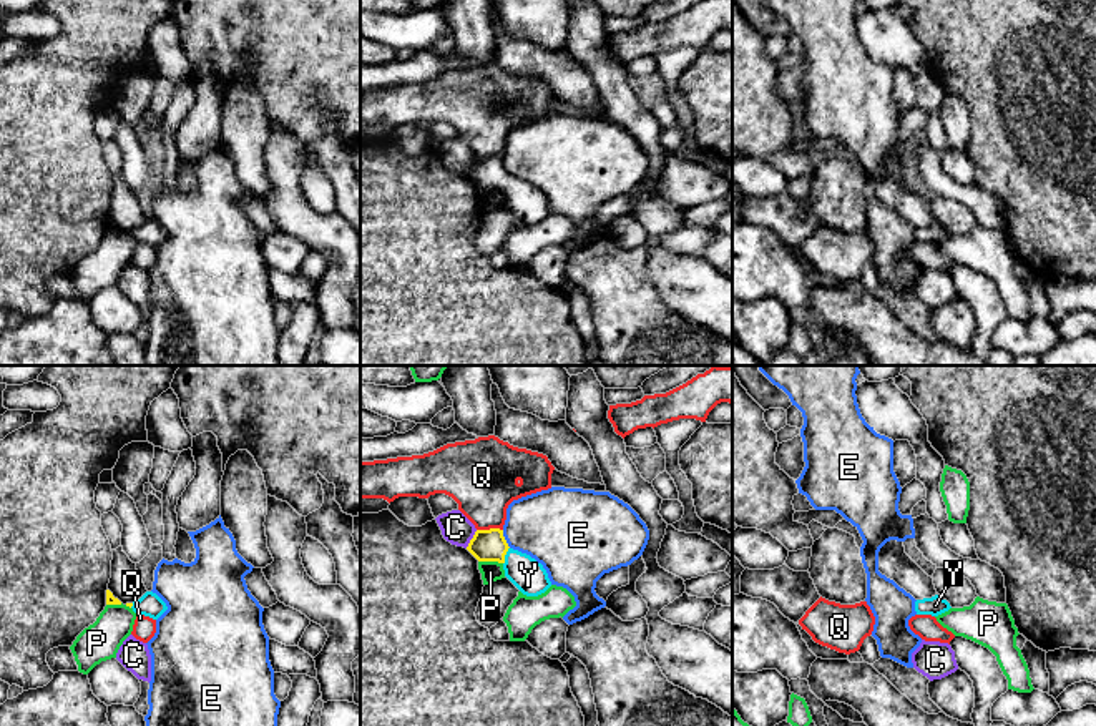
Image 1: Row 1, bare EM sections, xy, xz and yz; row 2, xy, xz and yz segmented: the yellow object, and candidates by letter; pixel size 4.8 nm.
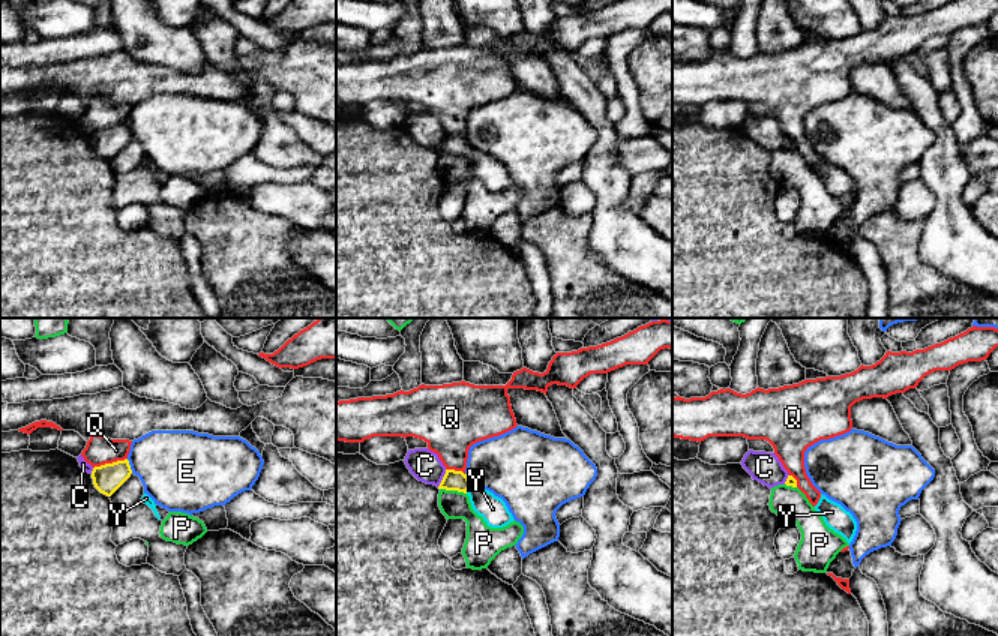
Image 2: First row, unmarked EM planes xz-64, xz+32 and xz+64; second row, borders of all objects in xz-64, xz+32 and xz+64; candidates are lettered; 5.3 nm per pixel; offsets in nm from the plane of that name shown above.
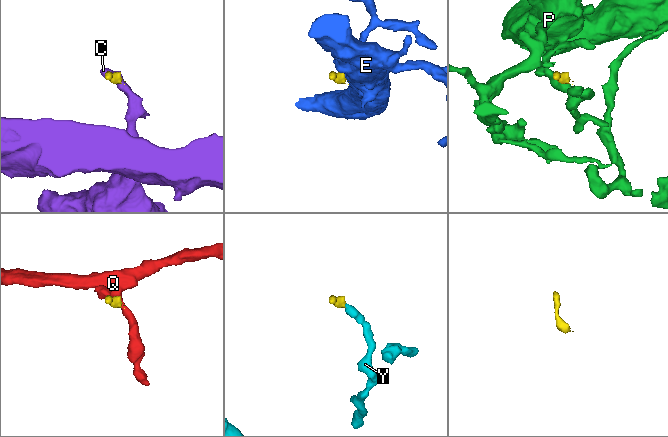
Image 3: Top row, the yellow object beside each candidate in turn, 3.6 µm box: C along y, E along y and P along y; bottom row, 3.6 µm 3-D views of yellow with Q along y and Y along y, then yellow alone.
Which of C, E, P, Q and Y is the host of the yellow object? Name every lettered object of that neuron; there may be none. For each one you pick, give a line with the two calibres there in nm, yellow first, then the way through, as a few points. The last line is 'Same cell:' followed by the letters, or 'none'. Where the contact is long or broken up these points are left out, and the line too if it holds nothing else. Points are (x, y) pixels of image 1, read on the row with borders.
Y: 160 nm thick on the yellow side, 160 nm on the other; runs through xz (487, 545), (505, 554), (528, 575)
Same cell: Y

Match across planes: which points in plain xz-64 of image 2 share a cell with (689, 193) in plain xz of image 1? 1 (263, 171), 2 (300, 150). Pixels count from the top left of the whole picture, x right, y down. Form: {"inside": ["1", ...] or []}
{"inside": ["2"]}

